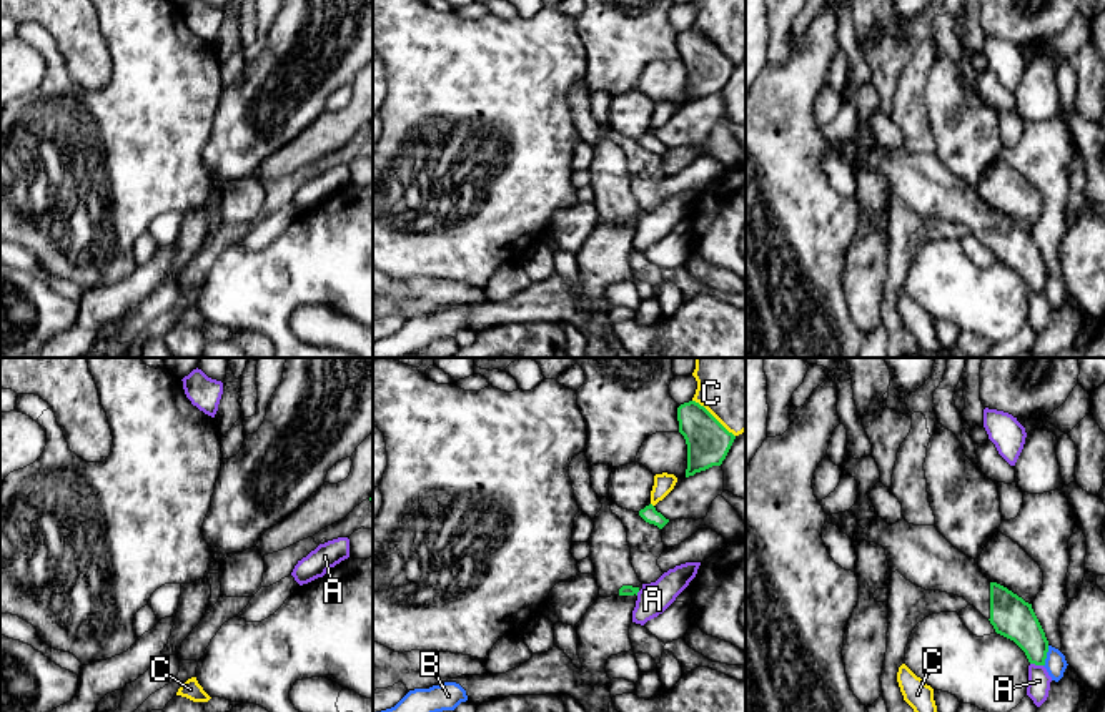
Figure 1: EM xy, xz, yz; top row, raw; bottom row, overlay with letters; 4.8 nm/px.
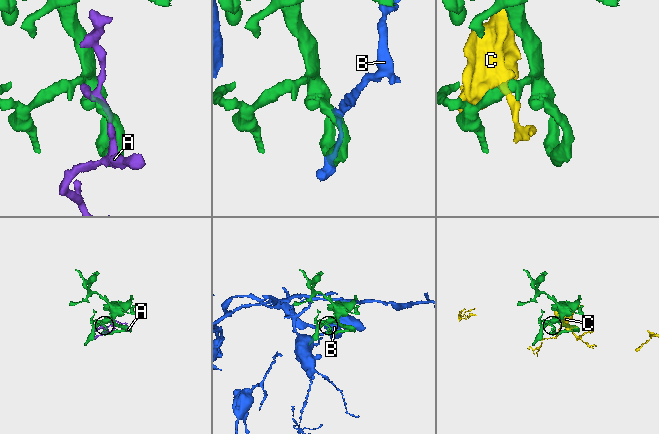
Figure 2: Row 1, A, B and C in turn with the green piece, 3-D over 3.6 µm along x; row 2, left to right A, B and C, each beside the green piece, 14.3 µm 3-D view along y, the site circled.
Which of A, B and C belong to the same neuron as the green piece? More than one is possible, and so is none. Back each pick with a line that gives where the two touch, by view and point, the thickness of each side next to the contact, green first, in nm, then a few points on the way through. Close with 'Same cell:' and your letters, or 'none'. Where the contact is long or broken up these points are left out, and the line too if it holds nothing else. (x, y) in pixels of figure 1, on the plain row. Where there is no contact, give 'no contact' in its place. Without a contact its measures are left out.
Same cell: none

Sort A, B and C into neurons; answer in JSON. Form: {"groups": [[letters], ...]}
{"groups": [["A"], ["B"], ["C"]]}

